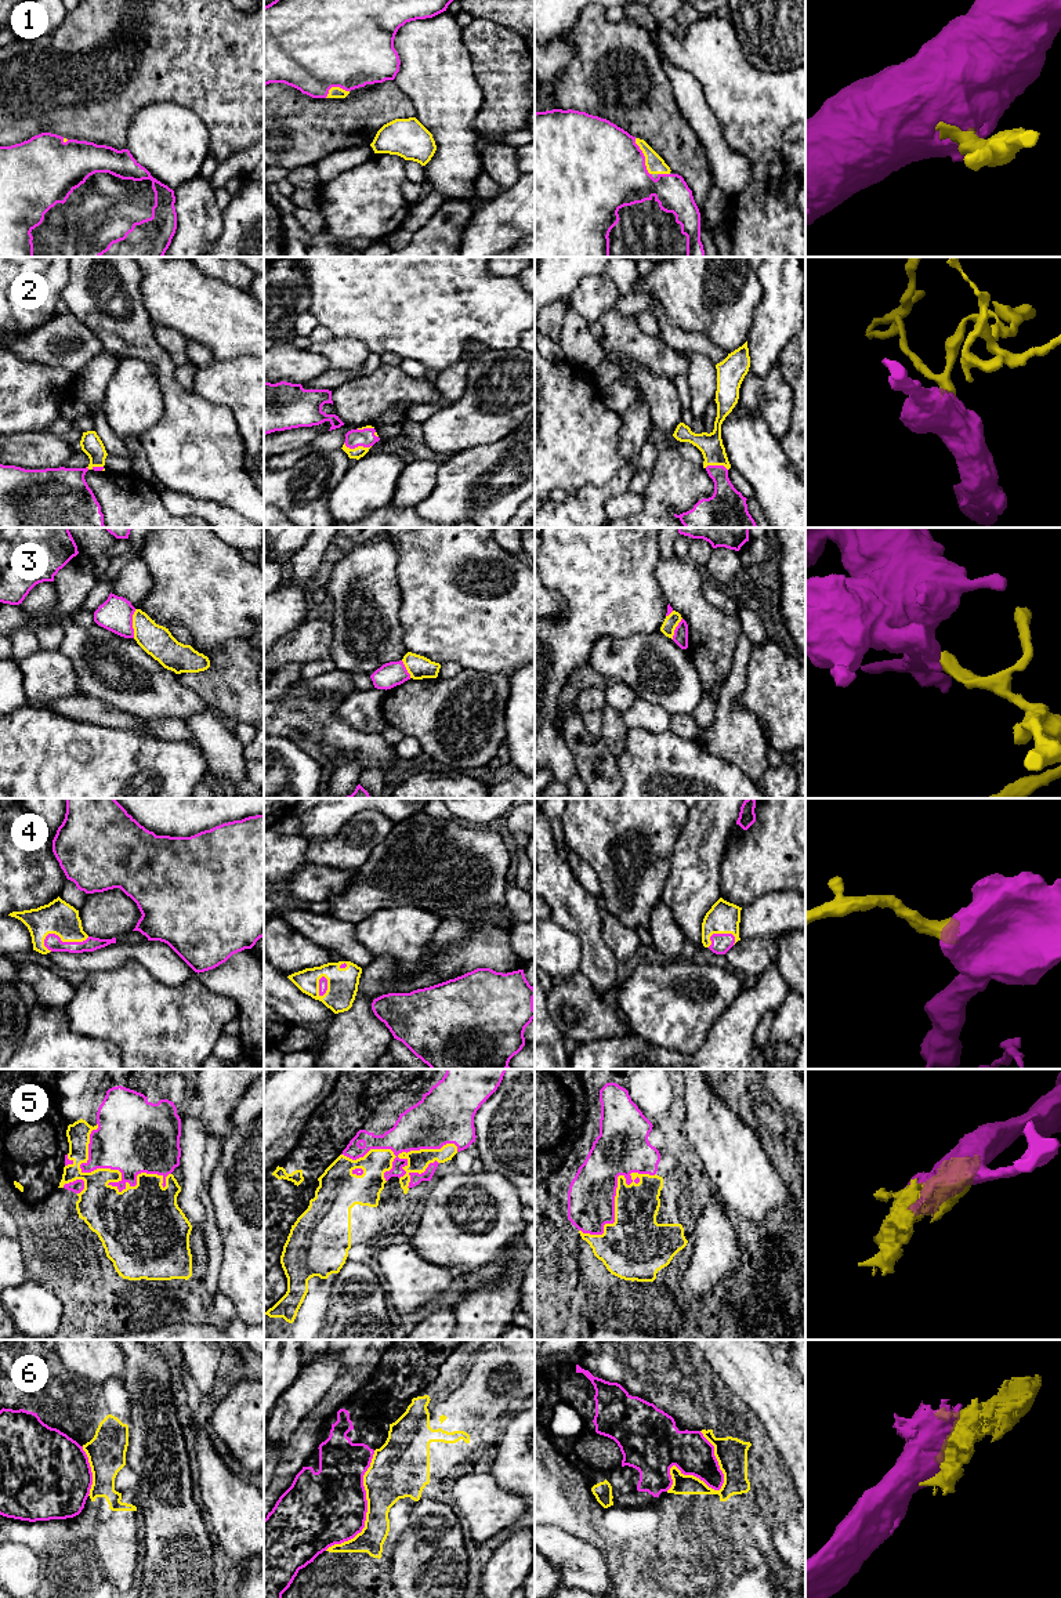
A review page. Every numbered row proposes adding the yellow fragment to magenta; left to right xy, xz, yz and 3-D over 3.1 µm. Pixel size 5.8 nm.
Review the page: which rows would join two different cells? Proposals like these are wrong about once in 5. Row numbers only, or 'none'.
3, 6

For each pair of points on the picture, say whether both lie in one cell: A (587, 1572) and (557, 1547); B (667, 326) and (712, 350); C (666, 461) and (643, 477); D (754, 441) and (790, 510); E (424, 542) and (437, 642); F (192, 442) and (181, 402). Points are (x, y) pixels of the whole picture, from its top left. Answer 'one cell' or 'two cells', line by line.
A: one cell
B: one cell
C: two cells
D: one cell
E: one cell
F: one cell

